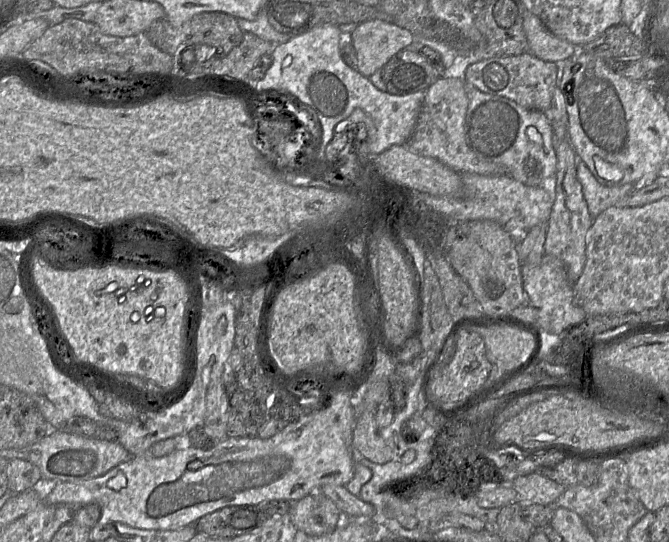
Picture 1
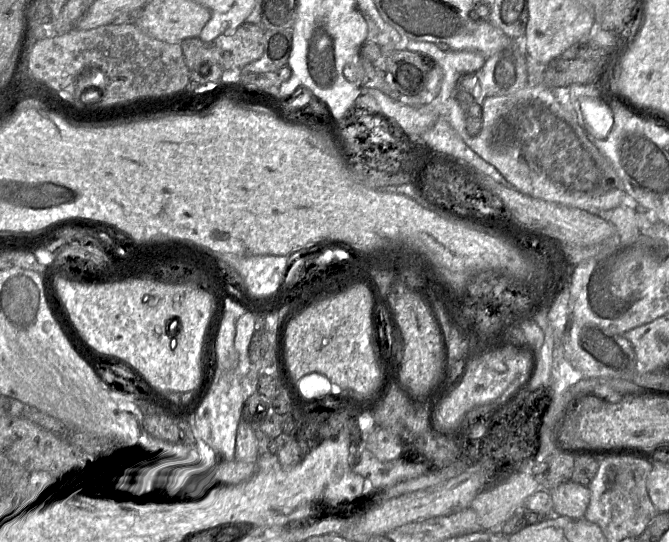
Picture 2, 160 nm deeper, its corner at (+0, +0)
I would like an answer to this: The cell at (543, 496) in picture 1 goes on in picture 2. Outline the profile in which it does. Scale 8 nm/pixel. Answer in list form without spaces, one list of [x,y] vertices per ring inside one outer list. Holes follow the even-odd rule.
[[[570,480],[550,490],[549,494],[553,502],[553,515],[572,520],[584,518],[591,495],[588,487]]]

